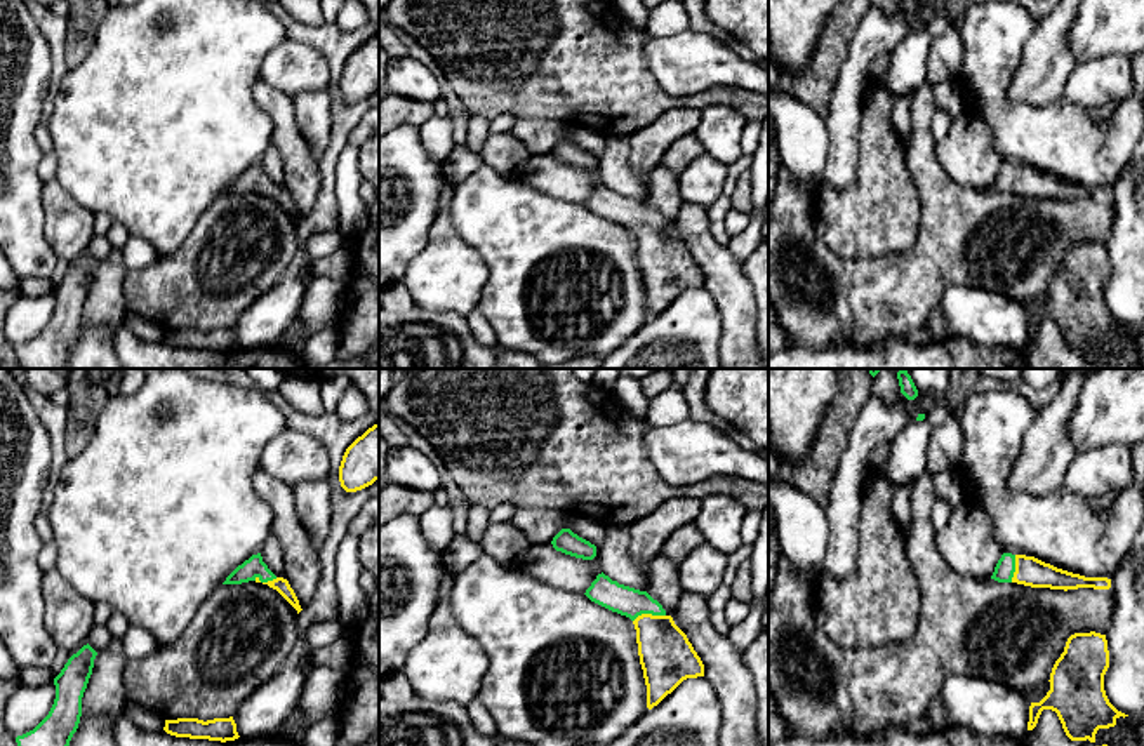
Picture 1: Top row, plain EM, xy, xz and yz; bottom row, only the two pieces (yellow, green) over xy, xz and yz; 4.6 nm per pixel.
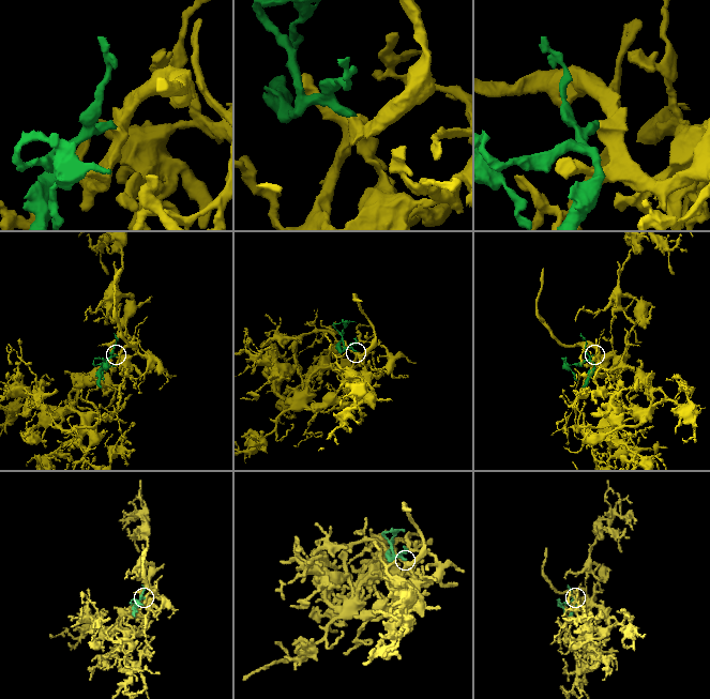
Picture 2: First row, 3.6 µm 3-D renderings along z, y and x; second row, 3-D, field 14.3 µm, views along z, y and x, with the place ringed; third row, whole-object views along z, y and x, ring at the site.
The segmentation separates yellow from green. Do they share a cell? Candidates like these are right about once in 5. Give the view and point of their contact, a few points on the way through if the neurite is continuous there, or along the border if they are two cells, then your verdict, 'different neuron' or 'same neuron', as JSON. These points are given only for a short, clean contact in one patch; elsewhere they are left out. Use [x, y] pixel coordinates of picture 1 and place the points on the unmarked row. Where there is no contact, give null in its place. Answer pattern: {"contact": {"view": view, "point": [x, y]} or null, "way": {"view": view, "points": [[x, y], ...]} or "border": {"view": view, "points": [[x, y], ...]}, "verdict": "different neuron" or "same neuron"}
{"contact": {"view": "xz", "point": [649, 225]}, "way": {"view": "xz", "points": [[666, 266], [649, 225], [625, 211]]}, "verdict": "same neuron"}

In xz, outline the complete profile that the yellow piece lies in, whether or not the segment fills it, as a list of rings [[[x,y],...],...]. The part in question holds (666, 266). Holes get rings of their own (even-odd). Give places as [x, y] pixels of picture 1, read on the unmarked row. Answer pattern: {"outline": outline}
{"outline": [[[602,183],[584,205],[633,231],[648,320],[657,316],[683,290],[704,287],[704,275],[687,245],[647,202],[619,195]]]}

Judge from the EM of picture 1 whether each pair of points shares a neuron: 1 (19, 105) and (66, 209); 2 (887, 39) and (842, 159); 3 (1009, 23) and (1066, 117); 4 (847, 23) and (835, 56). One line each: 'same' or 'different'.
1: different
2: same
3: same
4: same

